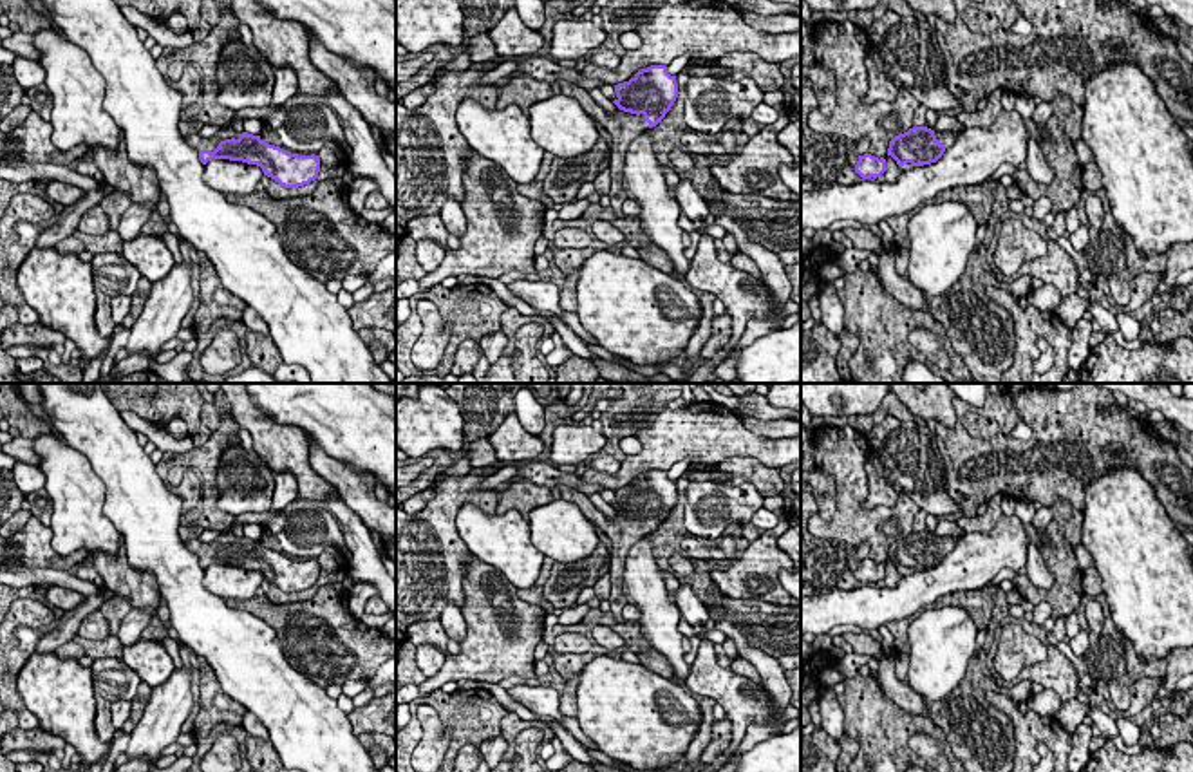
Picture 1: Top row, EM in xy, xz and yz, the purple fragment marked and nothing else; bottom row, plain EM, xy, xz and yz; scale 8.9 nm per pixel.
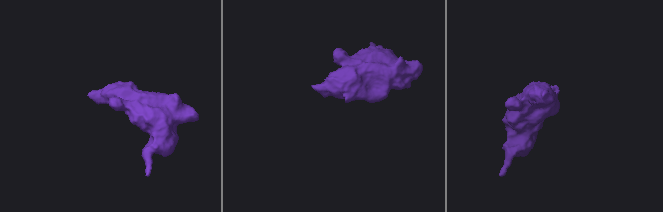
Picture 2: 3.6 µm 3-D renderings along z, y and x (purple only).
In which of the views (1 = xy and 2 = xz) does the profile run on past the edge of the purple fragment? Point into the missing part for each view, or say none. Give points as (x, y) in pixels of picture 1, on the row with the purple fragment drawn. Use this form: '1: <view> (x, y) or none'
1: xy (196, 141)
2: xz (622, 127)

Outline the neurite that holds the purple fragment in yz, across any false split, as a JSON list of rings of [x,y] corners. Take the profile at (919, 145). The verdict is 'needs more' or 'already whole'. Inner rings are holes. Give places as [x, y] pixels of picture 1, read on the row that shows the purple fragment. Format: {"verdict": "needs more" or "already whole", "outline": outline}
{"verdict": "needs more", "outline": [[[913,127],[889,141],[888,155],[891,155],[898,166],[907,163],[924,166],[936,163],[954,141],[956,134],[951,130],[936,132],[927,127]]]}

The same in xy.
{"verdict": "needs more", "outline": [[[221,128],[211,137],[199,134],[184,136],[184,141],[199,152],[206,165],[211,159],[242,161],[262,168],[264,175],[275,179],[284,188],[298,188],[318,177],[320,157],[291,154],[280,146],[269,145],[248,132]]]}

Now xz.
{"verdict": "needs more", "outline": [[[651,65],[638,71],[629,81],[615,85],[618,110],[606,112],[577,83],[559,80],[564,96],[575,98],[582,108],[598,121],[611,136],[609,199],[613,212],[622,217],[622,204],[627,199],[624,192],[624,157],[629,143],[649,128],[656,127],[671,110],[678,98],[676,76],[671,76],[665,65]]]}

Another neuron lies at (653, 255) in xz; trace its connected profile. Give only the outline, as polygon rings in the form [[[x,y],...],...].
[[[656,244],[638,248],[638,255],[640,255],[640,260],[643,260],[645,264],[649,264],[663,273],[671,275],[674,271],[674,266],[672,266],[672,260],[669,259],[669,255]]]

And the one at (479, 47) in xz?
[[[488,33],[465,38],[463,47],[468,52],[470,60],[475,63],[493,60],[497,56],[495,45],[490,40]]]

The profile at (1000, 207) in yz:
[[[996,181],[996,197],[994,197],[994,204],[992,204],[992,212],[991,217],[987,221],[987,231],[985,231],[985,239],[983,239],[983,246],[989,248],[992,235],[994,235],[994,228],[996,222],[1009,212],[1009,197],[1007,197],[1007,188]]]

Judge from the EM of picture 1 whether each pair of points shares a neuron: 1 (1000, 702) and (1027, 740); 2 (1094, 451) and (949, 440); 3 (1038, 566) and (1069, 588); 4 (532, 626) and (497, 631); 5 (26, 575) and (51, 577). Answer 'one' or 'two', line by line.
1: one
2: one
3: two
4: one
5: one

